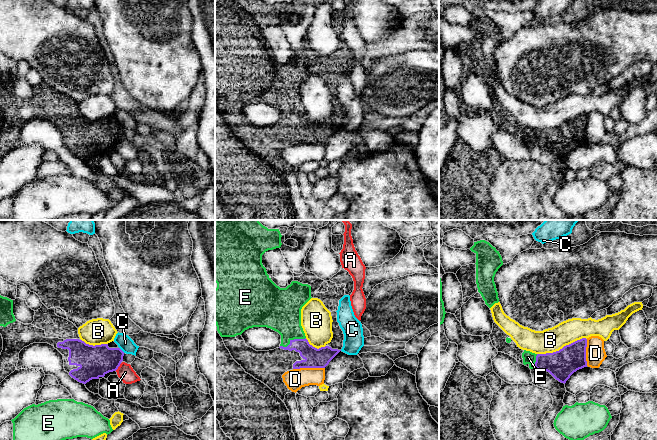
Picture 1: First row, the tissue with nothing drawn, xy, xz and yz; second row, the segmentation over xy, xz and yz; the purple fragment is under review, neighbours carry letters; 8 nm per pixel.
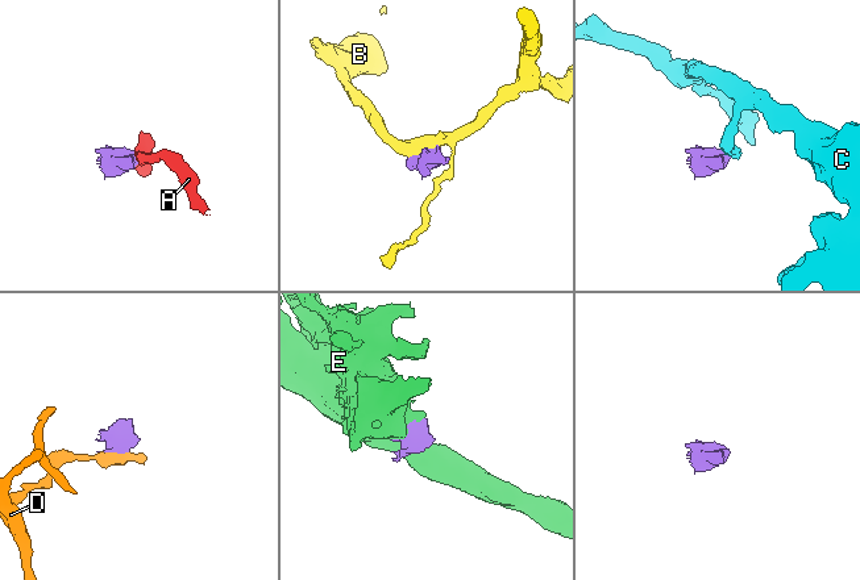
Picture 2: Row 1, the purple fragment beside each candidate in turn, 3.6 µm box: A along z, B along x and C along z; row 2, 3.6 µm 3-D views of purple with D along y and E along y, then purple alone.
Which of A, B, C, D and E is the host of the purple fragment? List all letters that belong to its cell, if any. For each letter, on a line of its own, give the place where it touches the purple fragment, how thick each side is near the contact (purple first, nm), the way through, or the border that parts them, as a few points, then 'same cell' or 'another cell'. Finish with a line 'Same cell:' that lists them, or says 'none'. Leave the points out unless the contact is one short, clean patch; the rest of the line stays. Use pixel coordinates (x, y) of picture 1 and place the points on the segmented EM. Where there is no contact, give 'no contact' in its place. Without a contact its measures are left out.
A: meets purple in xy at (118, 366); 260 nm thick on the purple side, 140 nm on the other; border along xy (121, 363), (115, 370); another cell
B: meets purple in yz at (562, 348); 220 nm thick on the purple side, 200 nm on the other; border along yz (586, 338), (575, 340), (552, 352), (537, 354); another cell
C: meets purple in xy at (121, 350); 260 nm thick on the purple side, 120 nm on the other; border along xy (119, 347), (124, 352); another cell
D: meets purple in xz at (308, 367); 160 nm thick on the purple side, 170 nm on the other; border along xz (324, 367), (300, 367), (293, 369); another cell
E: meets purple in xz at (292, 340); 160 nm thick on the purple side, 320 nm on the other; same cell
Same cell: E

